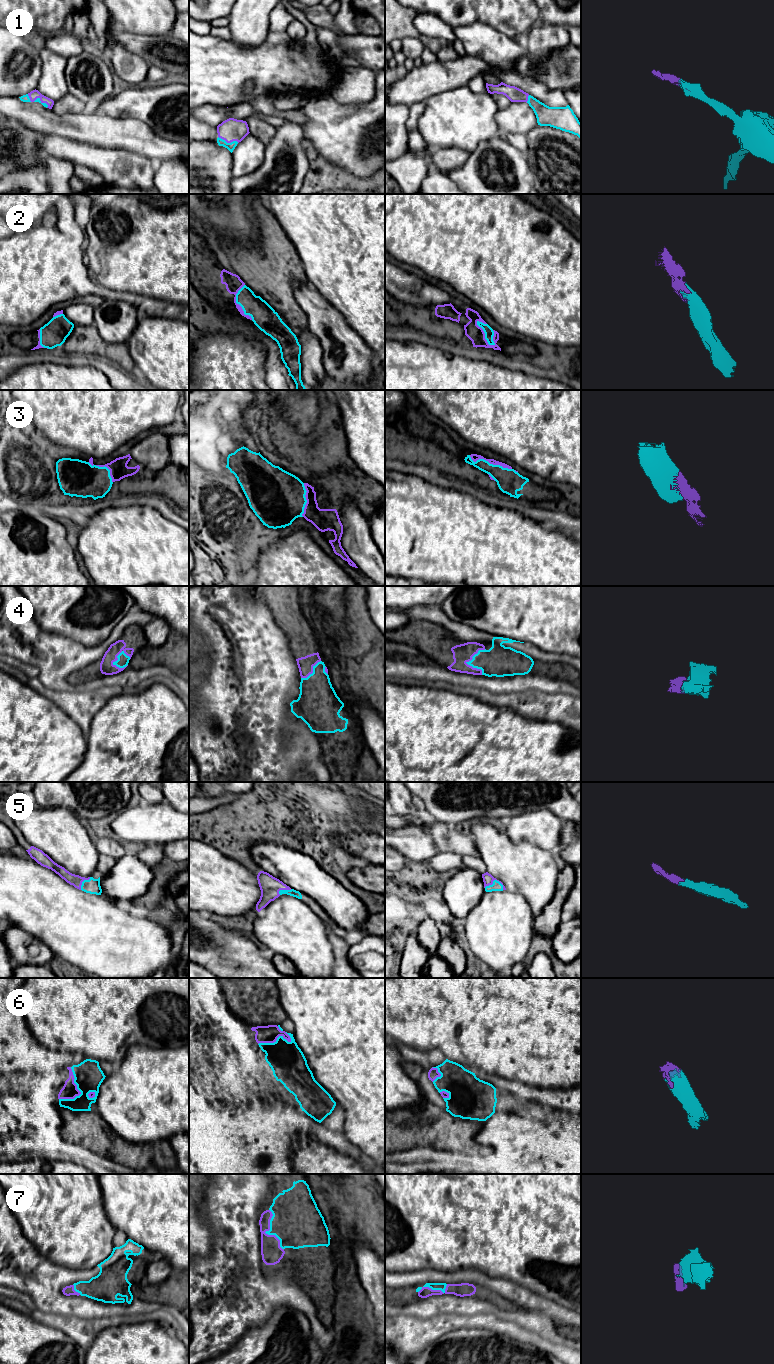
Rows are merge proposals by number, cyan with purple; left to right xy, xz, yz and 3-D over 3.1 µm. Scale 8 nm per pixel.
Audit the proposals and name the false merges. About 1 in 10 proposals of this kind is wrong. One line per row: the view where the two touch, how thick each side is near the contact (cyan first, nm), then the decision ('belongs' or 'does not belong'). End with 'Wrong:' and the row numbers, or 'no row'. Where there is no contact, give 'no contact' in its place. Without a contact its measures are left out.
1: contact in xz; calibres 70 and 180 nm; belongs
2: contact in yz; calibres 80 and 130 nm; belongs
3: contact in yz; calibres 200 and 60 nm; belongs
4: contact in yz; calibres 240 and 150 nm; belongs
5: contact in yz; calibres 80 and 90 nm; belongs
6: contact in xy; calibres 220 and 130 nm; belongs
7: contact in xz; calibres 360 and 170 nm; belongs
Wrong: no row

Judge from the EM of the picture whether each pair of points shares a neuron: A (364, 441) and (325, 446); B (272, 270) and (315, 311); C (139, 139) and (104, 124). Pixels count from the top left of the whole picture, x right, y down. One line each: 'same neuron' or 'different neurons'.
A: different neurons
B: different neurons
C: same neuron

